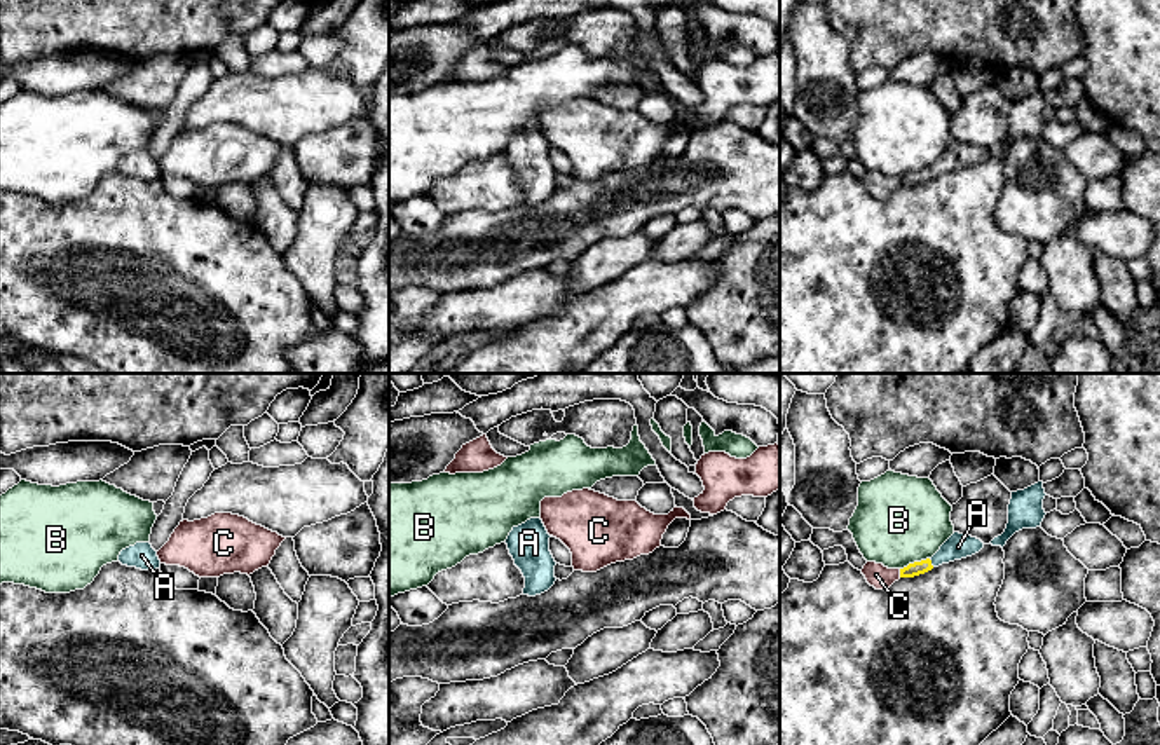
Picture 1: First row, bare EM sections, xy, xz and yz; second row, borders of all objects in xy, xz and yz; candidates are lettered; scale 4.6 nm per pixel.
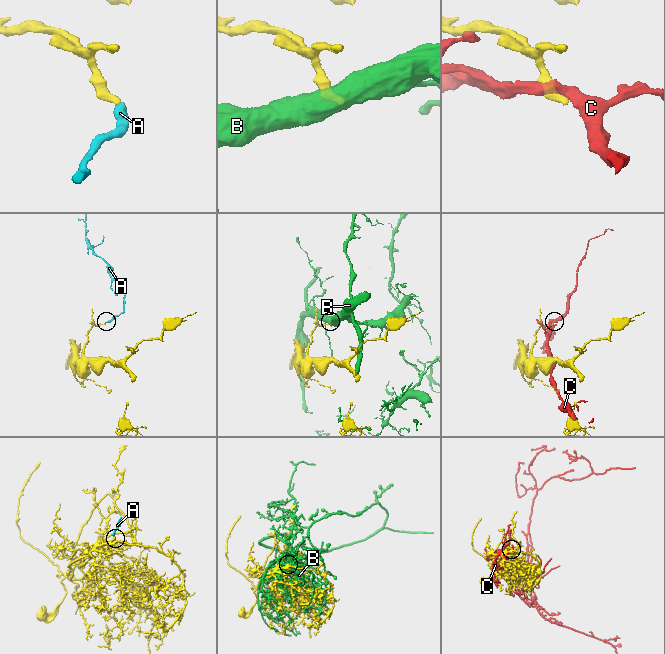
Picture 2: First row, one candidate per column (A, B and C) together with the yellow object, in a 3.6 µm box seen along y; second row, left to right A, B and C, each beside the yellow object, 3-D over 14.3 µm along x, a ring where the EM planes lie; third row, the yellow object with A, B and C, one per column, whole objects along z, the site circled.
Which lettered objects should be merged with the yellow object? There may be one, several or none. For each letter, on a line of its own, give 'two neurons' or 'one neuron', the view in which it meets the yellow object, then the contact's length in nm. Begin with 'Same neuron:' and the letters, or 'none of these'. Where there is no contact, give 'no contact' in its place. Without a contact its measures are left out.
Same neuron: A
A: one neuron; meets yellow in yz; contact 50 nm long
B: two neurons; meets yellow in yz; contact 150 nm long
C: two neurons; meets yellow in yz; contact 40 nm long

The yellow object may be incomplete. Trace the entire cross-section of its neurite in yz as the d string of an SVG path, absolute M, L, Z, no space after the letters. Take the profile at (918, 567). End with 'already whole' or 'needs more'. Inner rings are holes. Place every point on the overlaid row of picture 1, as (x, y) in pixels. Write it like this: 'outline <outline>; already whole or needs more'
outline M954 532L931 558L914 562L900 569L900 578L914 578L925 574L942 564L972 557L979 553L982 548L984 543L980 539Z; needs more

